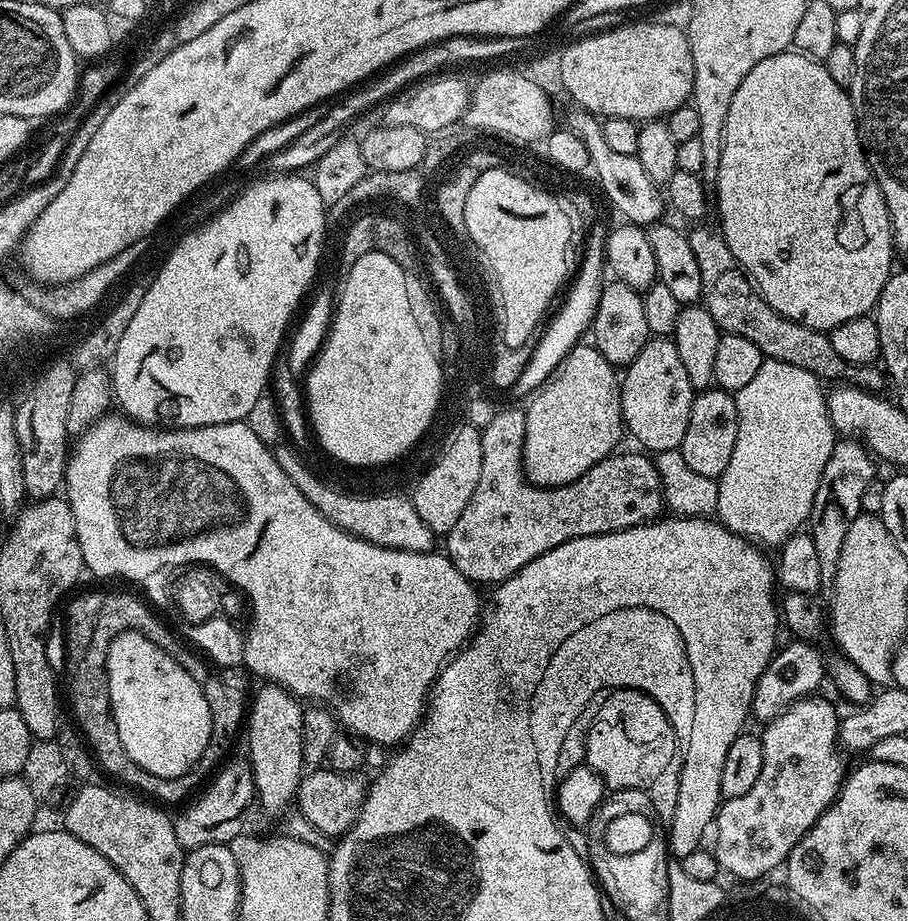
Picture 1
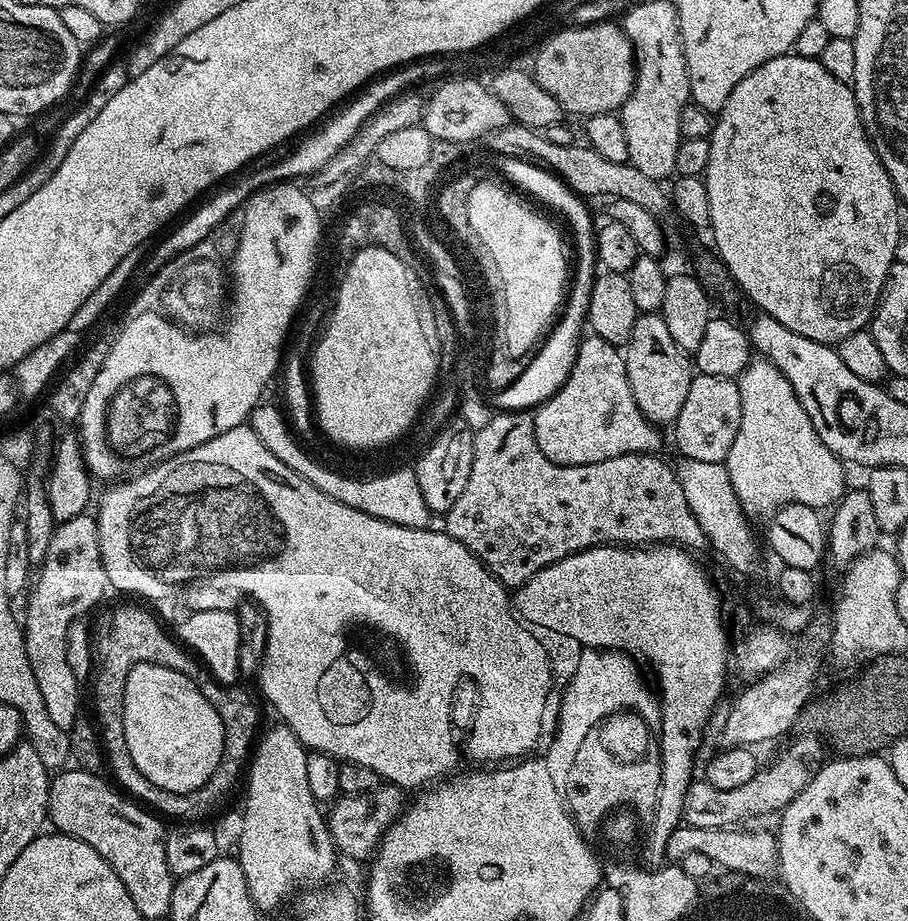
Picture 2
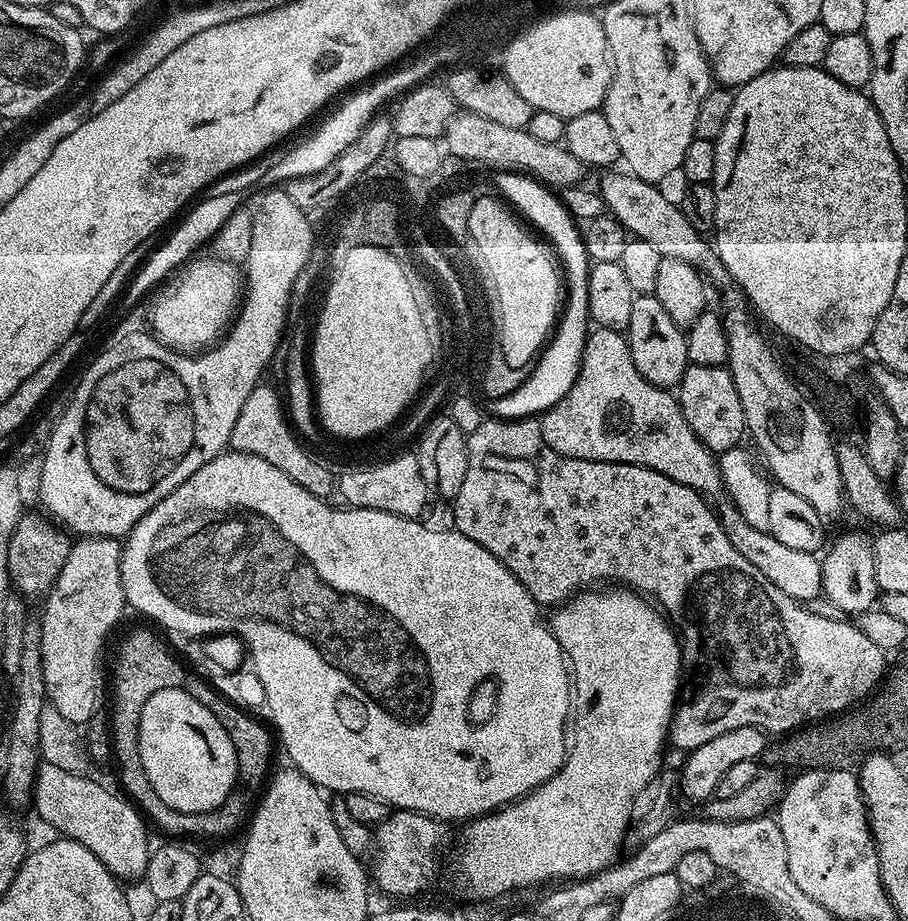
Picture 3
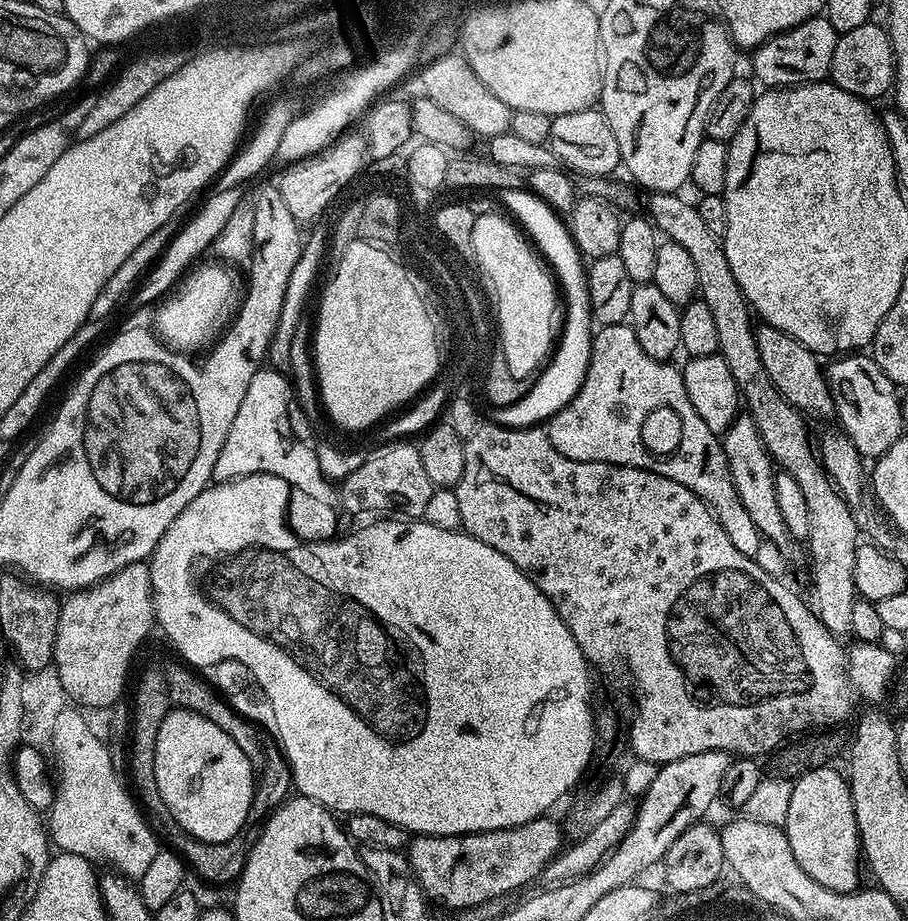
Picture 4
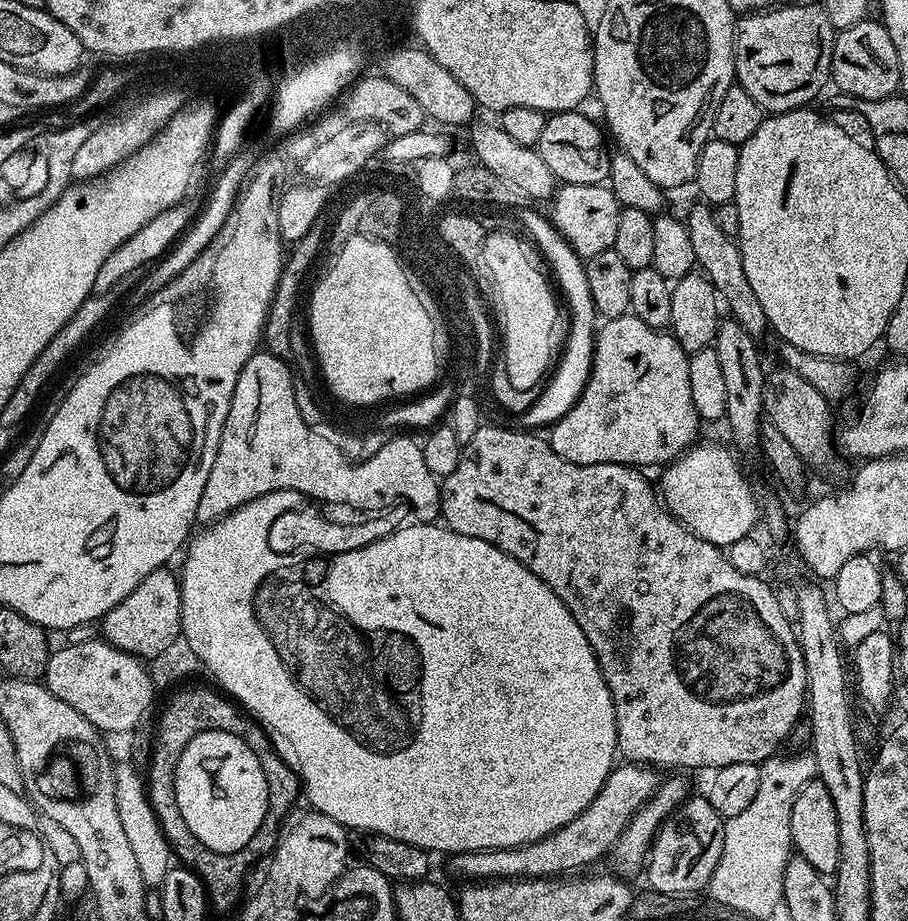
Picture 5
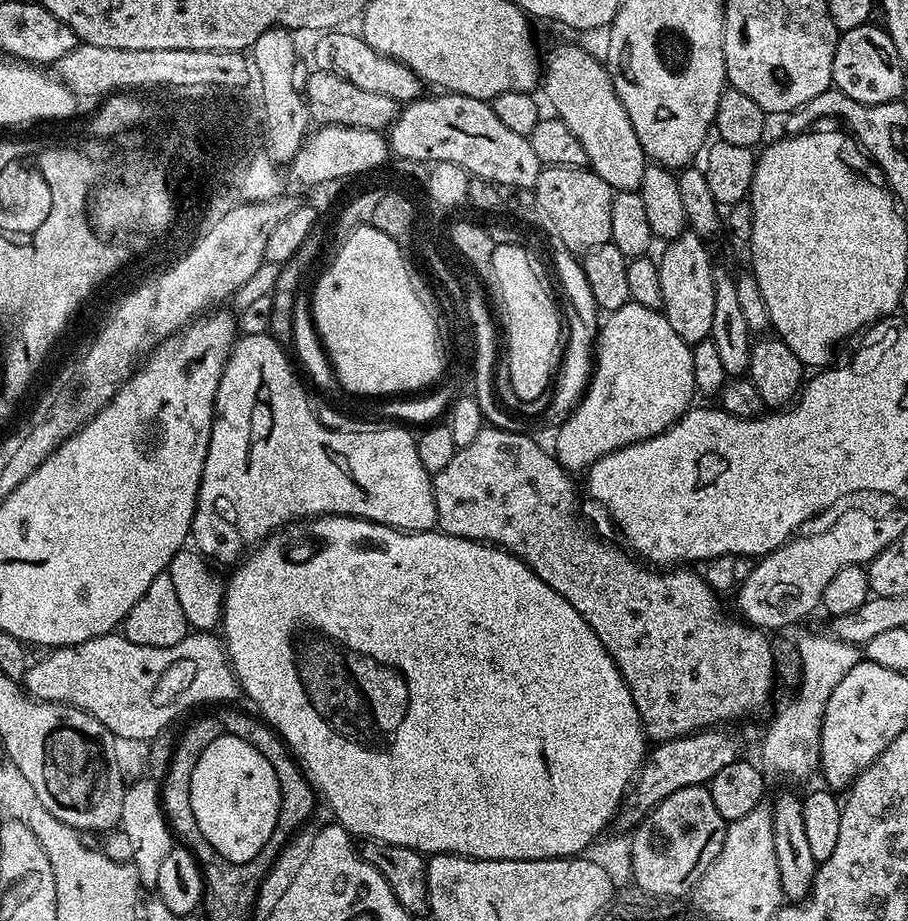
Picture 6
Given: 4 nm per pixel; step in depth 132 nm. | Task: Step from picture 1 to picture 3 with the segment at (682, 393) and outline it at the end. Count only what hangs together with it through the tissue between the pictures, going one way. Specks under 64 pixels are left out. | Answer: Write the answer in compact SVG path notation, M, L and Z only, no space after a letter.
M654 294L637 295L634 306L630 310L630 326L626 333L630 346L630 354L634 358L634 366L638 366L638 374L659 388L675 389L684 378L688 368L688 338L685 329L680 328L666 314L666 306L658 302Z

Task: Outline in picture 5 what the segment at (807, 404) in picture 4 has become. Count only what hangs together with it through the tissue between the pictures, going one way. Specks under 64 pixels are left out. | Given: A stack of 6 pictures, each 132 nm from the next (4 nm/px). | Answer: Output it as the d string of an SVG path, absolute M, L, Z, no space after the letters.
M696 202L686 215L690 242L694 245L694 258L699 271L712 281L717 297L722 301L727 315L736 320L744 330L755 338L769 331L766 310L762 310L762 302L758 302L750 282L746 278L746 269L742 266L742 254L739 243L718 226L715 211L707 203Z

